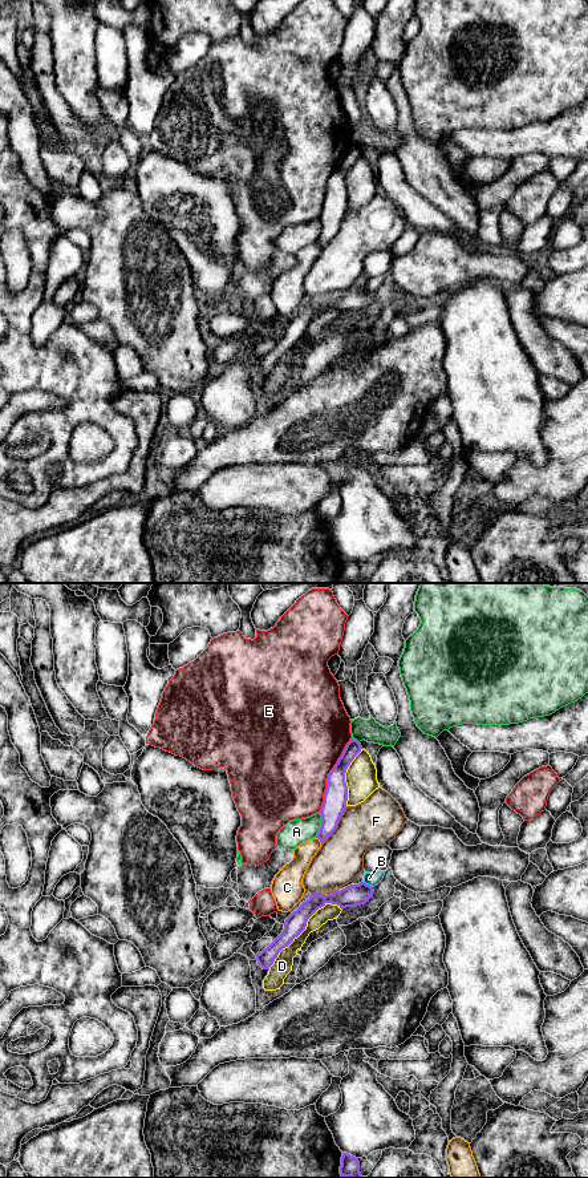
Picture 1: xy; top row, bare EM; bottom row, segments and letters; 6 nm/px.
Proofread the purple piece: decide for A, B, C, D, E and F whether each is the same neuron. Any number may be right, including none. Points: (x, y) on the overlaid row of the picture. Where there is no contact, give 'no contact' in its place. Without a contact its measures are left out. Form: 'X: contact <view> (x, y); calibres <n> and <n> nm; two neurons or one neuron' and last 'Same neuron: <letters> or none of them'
A: contact xy (321, 825); calibres 140 and 150 nm; two neurons
B: contact xy (368, 885); calibres 140 and 80 nm; two neurons
C: contact xy (320, 841); calibres 140 and 130 nm; two neurons
D: contact xy (304, 928); calibres 120 and 110 nm; two neurons
E: contact xy (328, 774); calibres 140 and 500 nm; two neurons
F: contact xy (336, 826); calibres 140 and 280 nm; two neurons
Same neuron: none of them

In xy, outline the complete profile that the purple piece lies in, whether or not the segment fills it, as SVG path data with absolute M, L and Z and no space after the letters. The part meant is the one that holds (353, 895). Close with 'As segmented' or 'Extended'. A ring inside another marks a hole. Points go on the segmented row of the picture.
M361 882L327 895L311 894L311 896L285 919L283 932L265 950L256 955L259 966L263 969L269 969L279 952L288 947L293 939L305 930L308 919L327 903L337 904L341 910L357 907L369 902L373 892L372 886Z. As segmented

